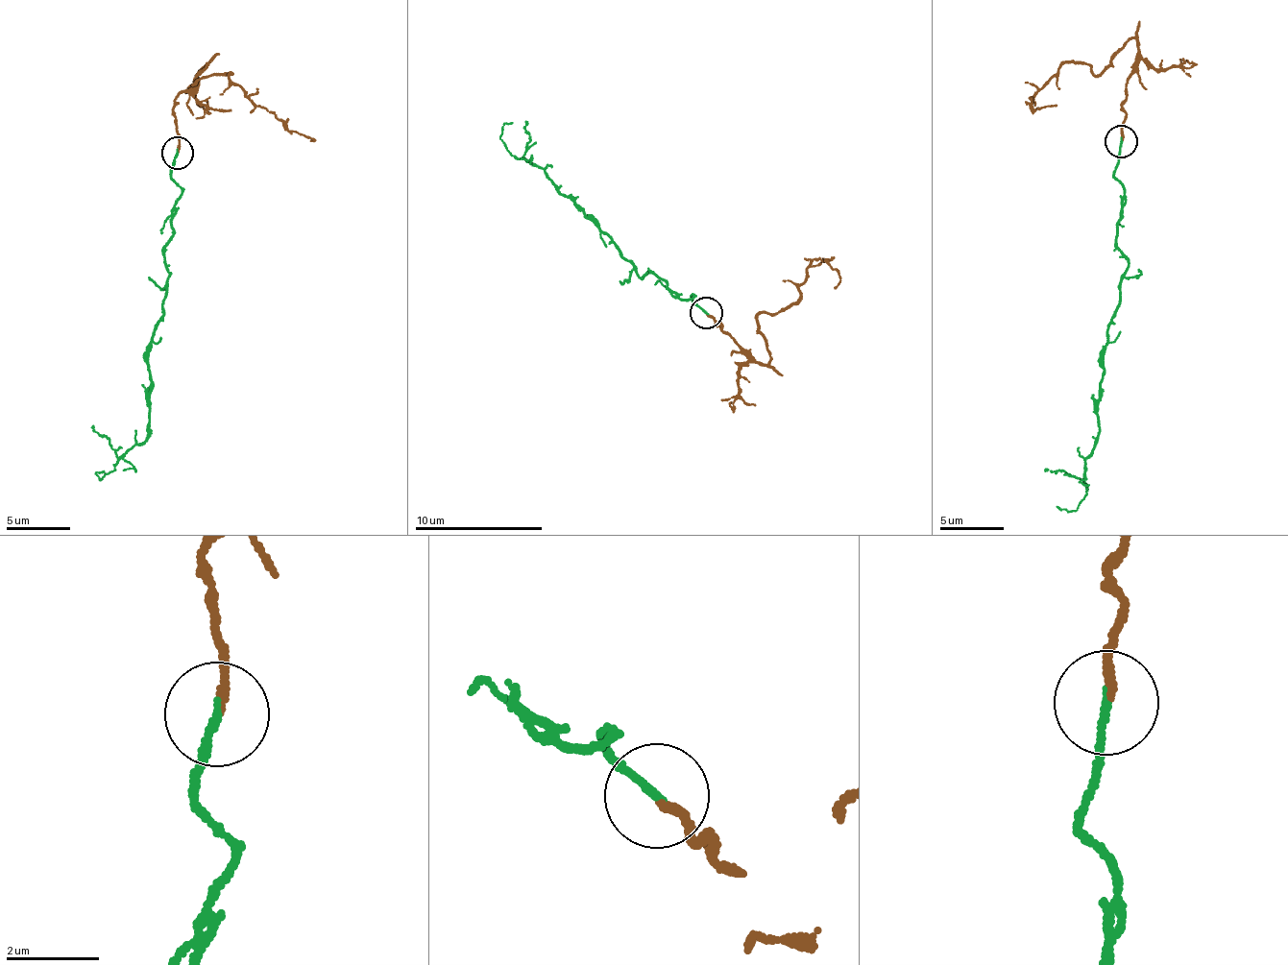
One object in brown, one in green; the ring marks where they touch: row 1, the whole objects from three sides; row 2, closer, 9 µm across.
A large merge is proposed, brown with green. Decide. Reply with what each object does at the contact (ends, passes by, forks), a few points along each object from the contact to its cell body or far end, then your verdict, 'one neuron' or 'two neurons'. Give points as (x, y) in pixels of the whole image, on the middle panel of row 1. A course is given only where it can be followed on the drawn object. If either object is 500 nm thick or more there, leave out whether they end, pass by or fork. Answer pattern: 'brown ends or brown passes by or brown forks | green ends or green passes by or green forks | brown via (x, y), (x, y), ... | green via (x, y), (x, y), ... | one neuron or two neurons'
brown ends | green ends | brown via (706, 313), (755, 360), (767, 361), (759, 318), (797, 303), (797, 289), (820, 256), (840, 279), (834, 288) | green via (706, 313), (691, 293), (681, 298), (663, 279), (633, 272), (607, 235), (506, 149), (502, 128), (512, 121) | one neuron

